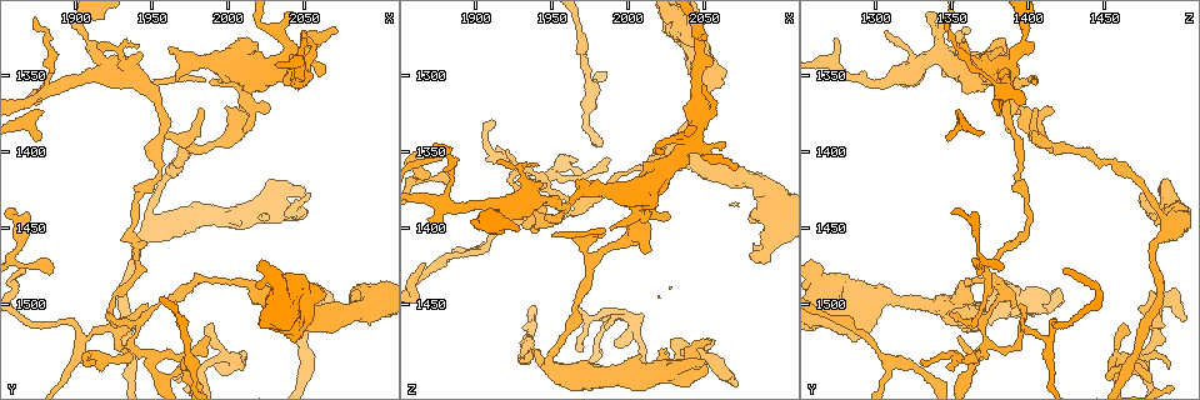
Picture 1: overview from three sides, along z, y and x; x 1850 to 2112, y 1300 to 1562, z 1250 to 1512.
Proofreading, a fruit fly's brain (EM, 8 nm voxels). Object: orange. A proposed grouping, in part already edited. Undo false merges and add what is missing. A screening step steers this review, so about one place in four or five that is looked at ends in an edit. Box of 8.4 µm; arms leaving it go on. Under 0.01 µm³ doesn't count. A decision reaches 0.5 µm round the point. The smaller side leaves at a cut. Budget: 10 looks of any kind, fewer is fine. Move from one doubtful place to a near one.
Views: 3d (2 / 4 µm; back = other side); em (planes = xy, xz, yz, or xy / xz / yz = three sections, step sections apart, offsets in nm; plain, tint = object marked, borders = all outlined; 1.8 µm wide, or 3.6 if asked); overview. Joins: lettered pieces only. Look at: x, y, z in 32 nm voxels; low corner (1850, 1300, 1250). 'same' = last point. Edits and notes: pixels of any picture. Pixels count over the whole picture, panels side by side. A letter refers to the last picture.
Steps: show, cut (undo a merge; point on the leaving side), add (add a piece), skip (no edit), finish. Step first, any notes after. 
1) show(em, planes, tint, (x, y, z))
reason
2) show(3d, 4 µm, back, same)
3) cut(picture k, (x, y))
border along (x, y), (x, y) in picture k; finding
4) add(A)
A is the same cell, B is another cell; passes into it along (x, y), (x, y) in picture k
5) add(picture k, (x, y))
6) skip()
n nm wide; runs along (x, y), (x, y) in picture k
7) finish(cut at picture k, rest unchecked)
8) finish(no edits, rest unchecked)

show(em, planes, borders, (1948, 1444, 1492))
three-way junction

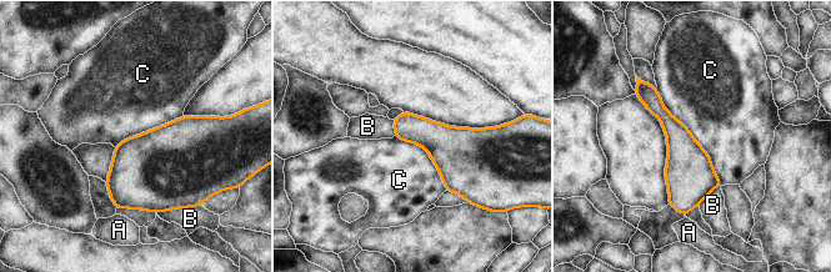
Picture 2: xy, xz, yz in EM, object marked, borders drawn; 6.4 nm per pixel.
skip()
A, B and C are other cells; runs along (642, 85), (679, 137), (685, 210) in picture 2; one neuron here

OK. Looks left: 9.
show(3d, 2 µm, (2050, 1426, 1486))
an open end

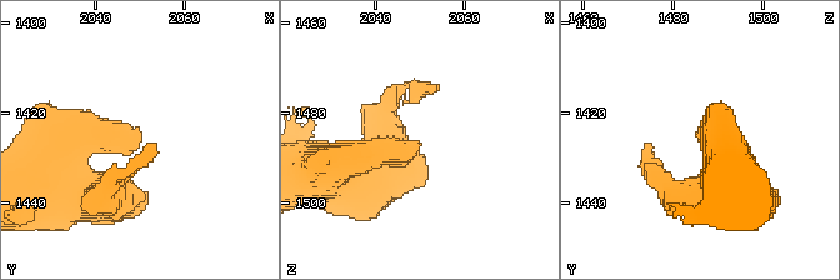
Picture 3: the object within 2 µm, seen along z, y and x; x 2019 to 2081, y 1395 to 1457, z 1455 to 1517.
show(em, yz, step 8, borders, (2050, 1427, 1486))
now the EM

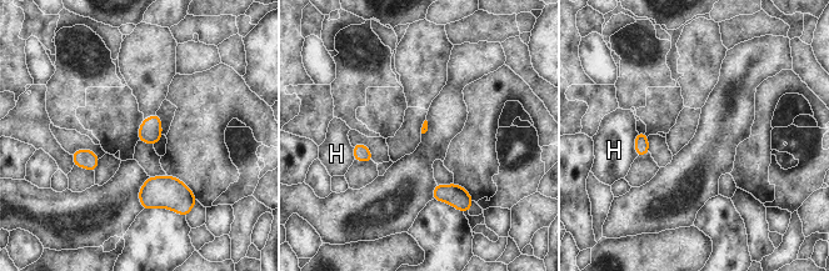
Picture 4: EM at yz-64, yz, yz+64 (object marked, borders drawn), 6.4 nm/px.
show(em, planes, borders, same)

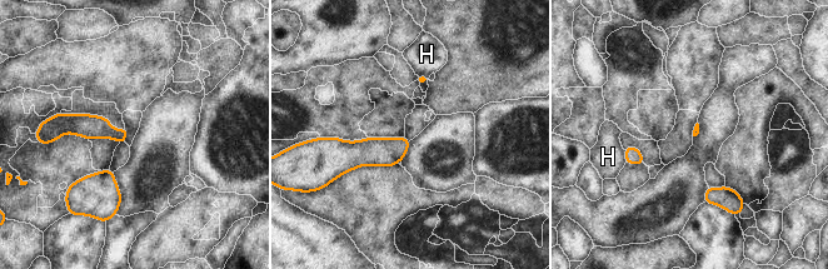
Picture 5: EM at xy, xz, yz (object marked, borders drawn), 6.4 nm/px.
skip()
H touches over 90 nm; H is another cell; none of them fits

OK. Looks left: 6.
show(3d, 2 µm, (1982, 1370, 1404))
branch stops here

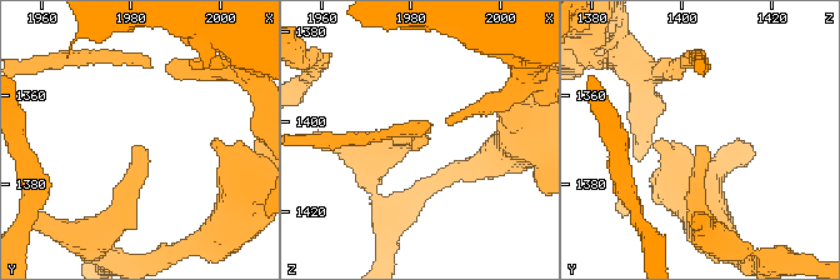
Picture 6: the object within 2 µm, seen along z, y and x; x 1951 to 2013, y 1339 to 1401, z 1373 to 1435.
show(em, planes, borders, (1983, 1372, 1405))
need the tissue

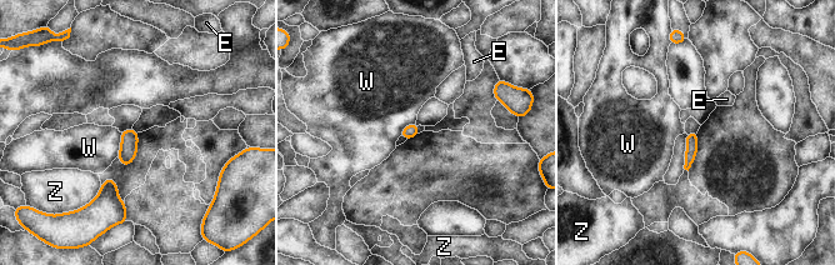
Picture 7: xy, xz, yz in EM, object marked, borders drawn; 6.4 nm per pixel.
skip()
E, W and Z are other cells; border along (121, 133), (121, 146), (116, 156) in picture 7; none of them fits

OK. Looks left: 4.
show(em, xy, step 16, borders, (1966, 1408, 1456))

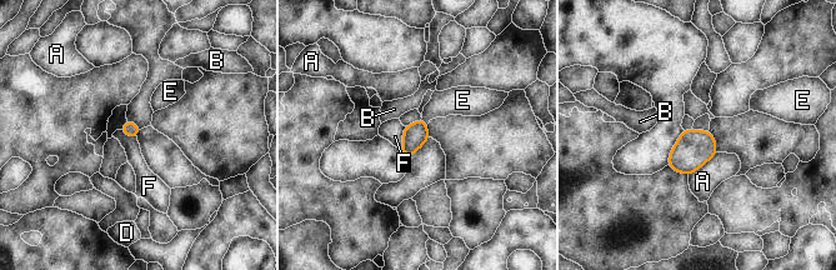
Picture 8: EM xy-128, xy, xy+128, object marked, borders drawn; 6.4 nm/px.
skip()
A, B, D, E and F are other cells; border along (405, 126), (400, 148) in picture 8; continuous, no second neuron

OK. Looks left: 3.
show(em, yz, step 16, tint, (1950, 1538, 1366))

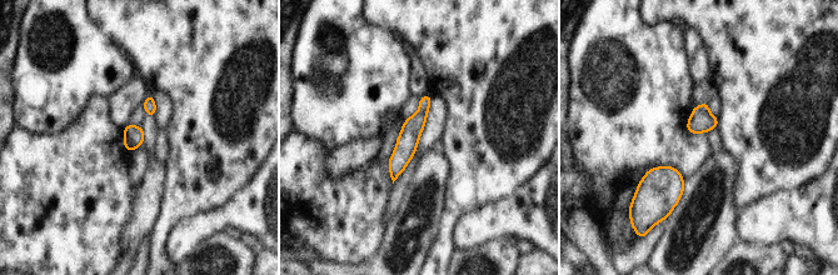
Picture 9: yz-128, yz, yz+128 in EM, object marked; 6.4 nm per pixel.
show(em, planes, borders, same)
cut it another way

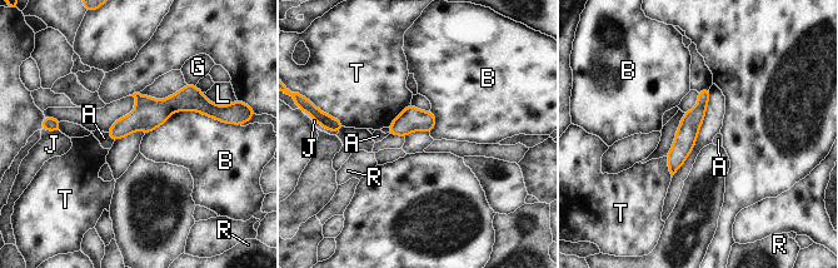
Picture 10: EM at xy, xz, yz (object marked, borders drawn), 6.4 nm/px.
cut(picture 10, (150, 115))
140 nm wide; A, B, G, J, L, R and T are other cells; a second neuron is stuck on

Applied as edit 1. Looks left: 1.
finish(cut at picture 10, rest unchecked)

